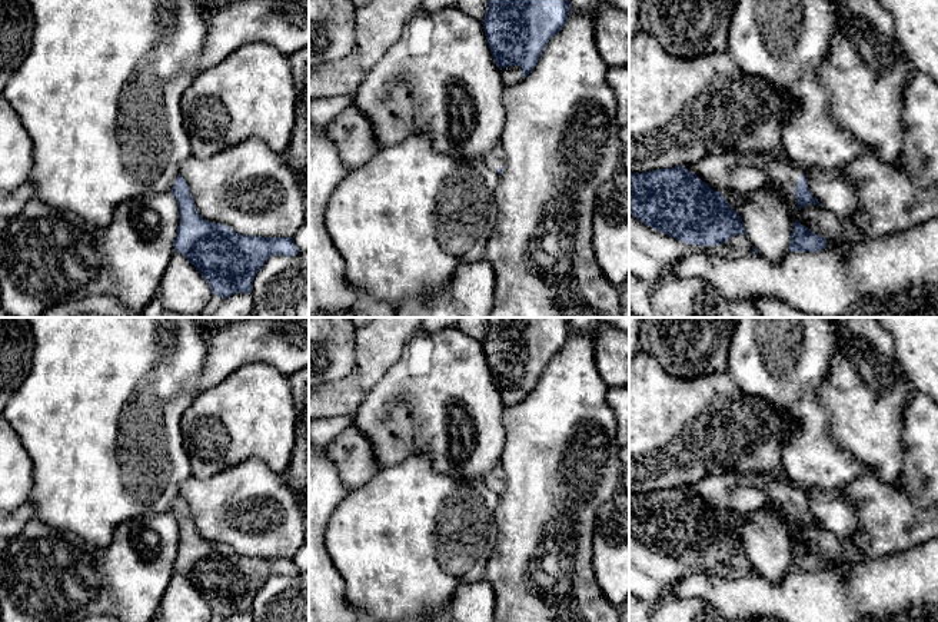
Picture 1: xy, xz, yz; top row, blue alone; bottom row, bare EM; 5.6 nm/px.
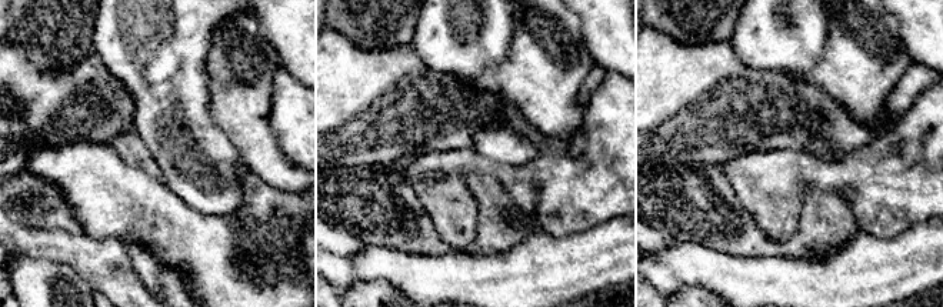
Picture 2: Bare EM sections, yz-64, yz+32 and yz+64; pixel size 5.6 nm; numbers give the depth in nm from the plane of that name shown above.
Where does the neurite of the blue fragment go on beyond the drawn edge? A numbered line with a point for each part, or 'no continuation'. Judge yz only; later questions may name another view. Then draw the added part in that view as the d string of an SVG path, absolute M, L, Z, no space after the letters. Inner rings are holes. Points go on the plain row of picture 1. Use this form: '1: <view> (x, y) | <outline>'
1: yz (788, 496) | M772 482L768 490L786 509L795 510L801 498L801 493L795 488L786 486L784 482Z

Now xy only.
no continuation

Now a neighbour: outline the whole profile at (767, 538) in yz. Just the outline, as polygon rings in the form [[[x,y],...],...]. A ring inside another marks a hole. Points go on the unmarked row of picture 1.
[[[775,506],[752,512],[739,528],[746,558],[759,576],[776,585],[789,571],[792,542],[791,529]]]

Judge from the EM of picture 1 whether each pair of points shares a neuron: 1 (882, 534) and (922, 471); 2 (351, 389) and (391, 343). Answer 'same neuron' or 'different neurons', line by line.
1: same neuron
2: same neuron

